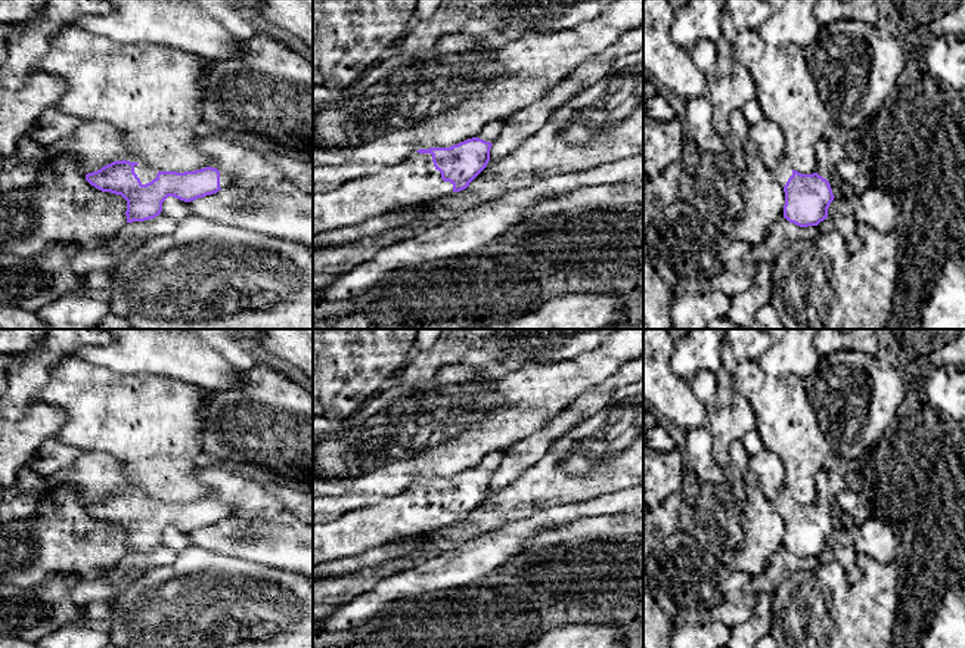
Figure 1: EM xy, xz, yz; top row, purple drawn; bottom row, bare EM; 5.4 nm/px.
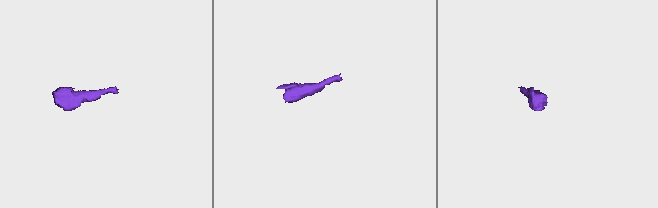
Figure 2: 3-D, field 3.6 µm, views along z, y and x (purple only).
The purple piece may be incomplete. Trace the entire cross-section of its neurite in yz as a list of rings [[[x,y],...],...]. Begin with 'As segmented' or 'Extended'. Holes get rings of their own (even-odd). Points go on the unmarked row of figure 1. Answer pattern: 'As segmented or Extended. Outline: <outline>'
Extended. Outline: [[[784,490],[773,506],[784,517],[784,549],[800,558],[817,556],[828,549],[828,539],[834,531],[831,515],[826,509],[813,505],[801,505]]]

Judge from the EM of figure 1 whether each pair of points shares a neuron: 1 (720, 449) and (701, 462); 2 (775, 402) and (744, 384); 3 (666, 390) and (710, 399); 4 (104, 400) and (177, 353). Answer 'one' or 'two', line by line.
1: two
2: one
3: two
4: two

